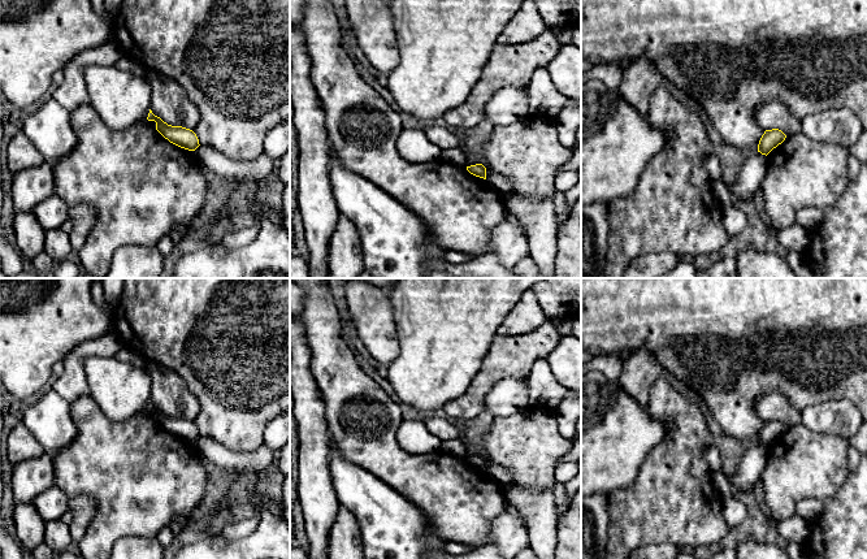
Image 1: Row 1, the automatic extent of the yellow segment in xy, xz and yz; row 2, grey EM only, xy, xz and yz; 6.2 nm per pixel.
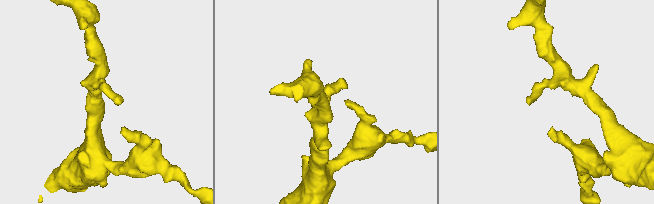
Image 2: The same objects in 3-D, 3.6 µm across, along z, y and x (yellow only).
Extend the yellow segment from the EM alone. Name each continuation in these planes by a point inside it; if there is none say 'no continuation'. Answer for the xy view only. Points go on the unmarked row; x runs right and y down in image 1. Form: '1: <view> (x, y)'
no continuation

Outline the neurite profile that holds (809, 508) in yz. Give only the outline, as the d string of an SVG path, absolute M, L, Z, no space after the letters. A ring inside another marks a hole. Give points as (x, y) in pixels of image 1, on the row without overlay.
M807 498L797 503L796 515L807 520L815 520L818 515L820 514L822 508L823 508L822 502L814 498Z

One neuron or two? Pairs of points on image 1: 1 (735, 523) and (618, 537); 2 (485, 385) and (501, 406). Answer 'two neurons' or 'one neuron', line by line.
1: two neurons
2: two neurons

